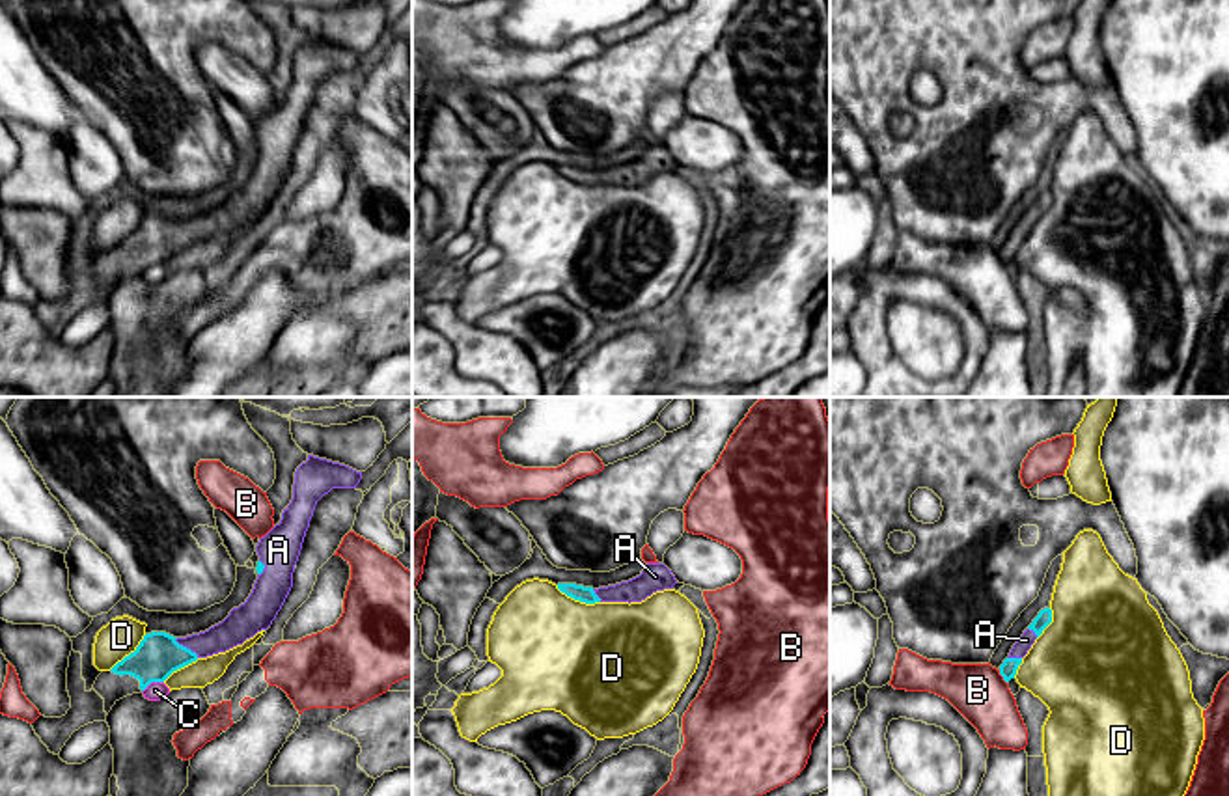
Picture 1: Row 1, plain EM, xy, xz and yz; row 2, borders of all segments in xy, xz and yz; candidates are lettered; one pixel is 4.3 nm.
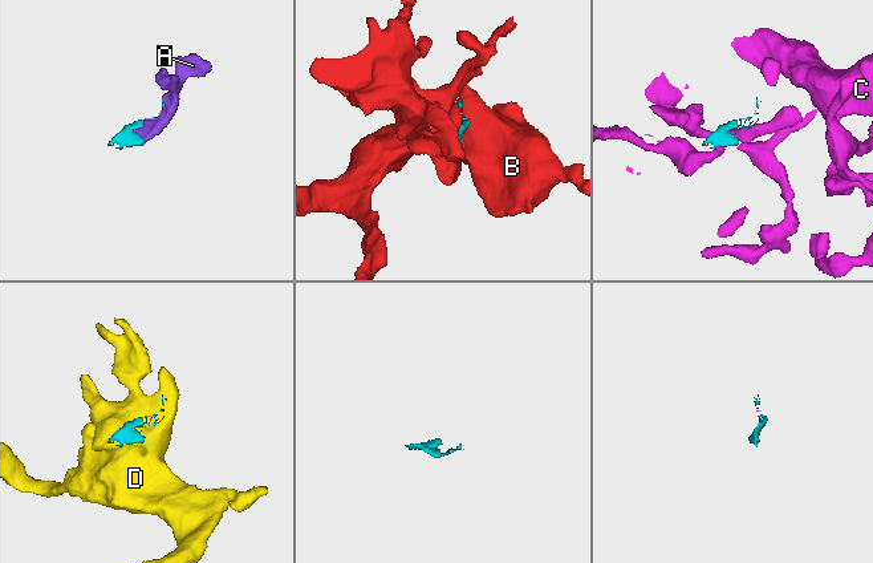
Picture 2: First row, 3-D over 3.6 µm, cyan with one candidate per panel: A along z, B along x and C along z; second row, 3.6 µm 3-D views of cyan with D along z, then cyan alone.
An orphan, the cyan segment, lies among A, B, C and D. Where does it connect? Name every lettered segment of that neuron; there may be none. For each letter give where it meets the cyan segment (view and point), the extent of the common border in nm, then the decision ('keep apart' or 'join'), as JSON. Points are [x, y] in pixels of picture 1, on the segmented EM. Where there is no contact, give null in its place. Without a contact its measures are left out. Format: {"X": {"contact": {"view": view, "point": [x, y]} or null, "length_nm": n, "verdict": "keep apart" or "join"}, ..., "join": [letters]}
{"A": {"contact": {"view": "xy", "point": [185, 647]}, "length_nm": 130, "verdict": "join"}, "B": {"contact": {"view": "yz", "point": [1002, 675]}, "length_nm": 70, "verdict": "keep apart"}, "C": {"contact": {"view": "xy", "point": [151, 681]}, "length_nm": 110, "verdict": "keep apart"}, "D": {"contact": {"view": "xz", "point": [579, 599]}, "length_nm": 200, "verdict": "keep apart"}, "join": ["A"]}

